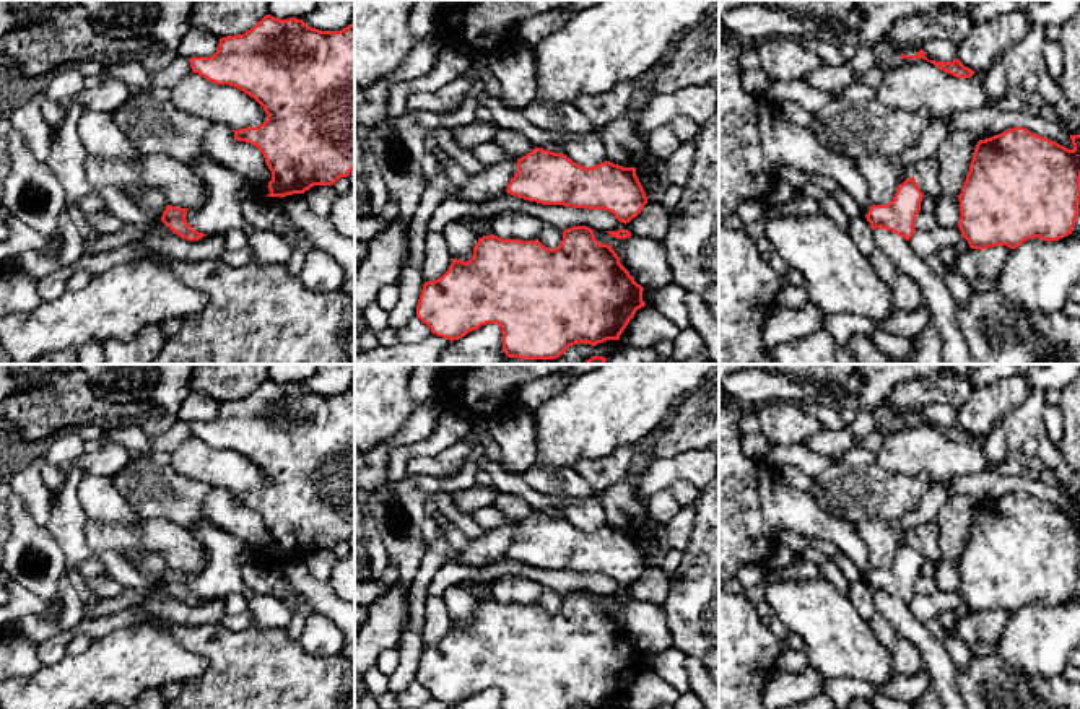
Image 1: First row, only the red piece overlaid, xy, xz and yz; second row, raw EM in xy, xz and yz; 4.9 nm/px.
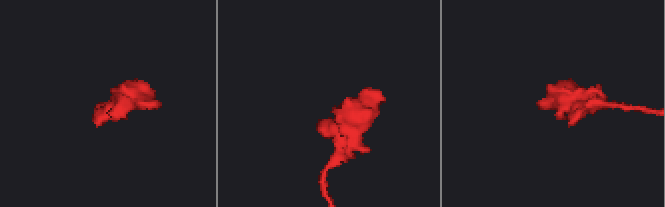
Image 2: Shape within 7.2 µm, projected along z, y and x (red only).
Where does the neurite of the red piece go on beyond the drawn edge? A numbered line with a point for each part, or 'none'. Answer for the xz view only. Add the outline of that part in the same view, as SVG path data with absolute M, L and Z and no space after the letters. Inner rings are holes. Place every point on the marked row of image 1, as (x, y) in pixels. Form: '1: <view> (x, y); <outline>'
none

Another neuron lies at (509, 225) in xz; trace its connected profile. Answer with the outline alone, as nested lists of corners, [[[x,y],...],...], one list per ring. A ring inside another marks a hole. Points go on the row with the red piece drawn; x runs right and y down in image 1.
[[[506,210],[493,216],[493,221],[490,224],[490,229],[494,236],[501,239],[520,241],[538,239],[543,234],[545,228],[547,224],[543,224],[540,220],[514,210]]]

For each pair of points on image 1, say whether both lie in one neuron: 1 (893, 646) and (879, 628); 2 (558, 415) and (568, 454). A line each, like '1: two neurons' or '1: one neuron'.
1: one neuron
2: one neuron

